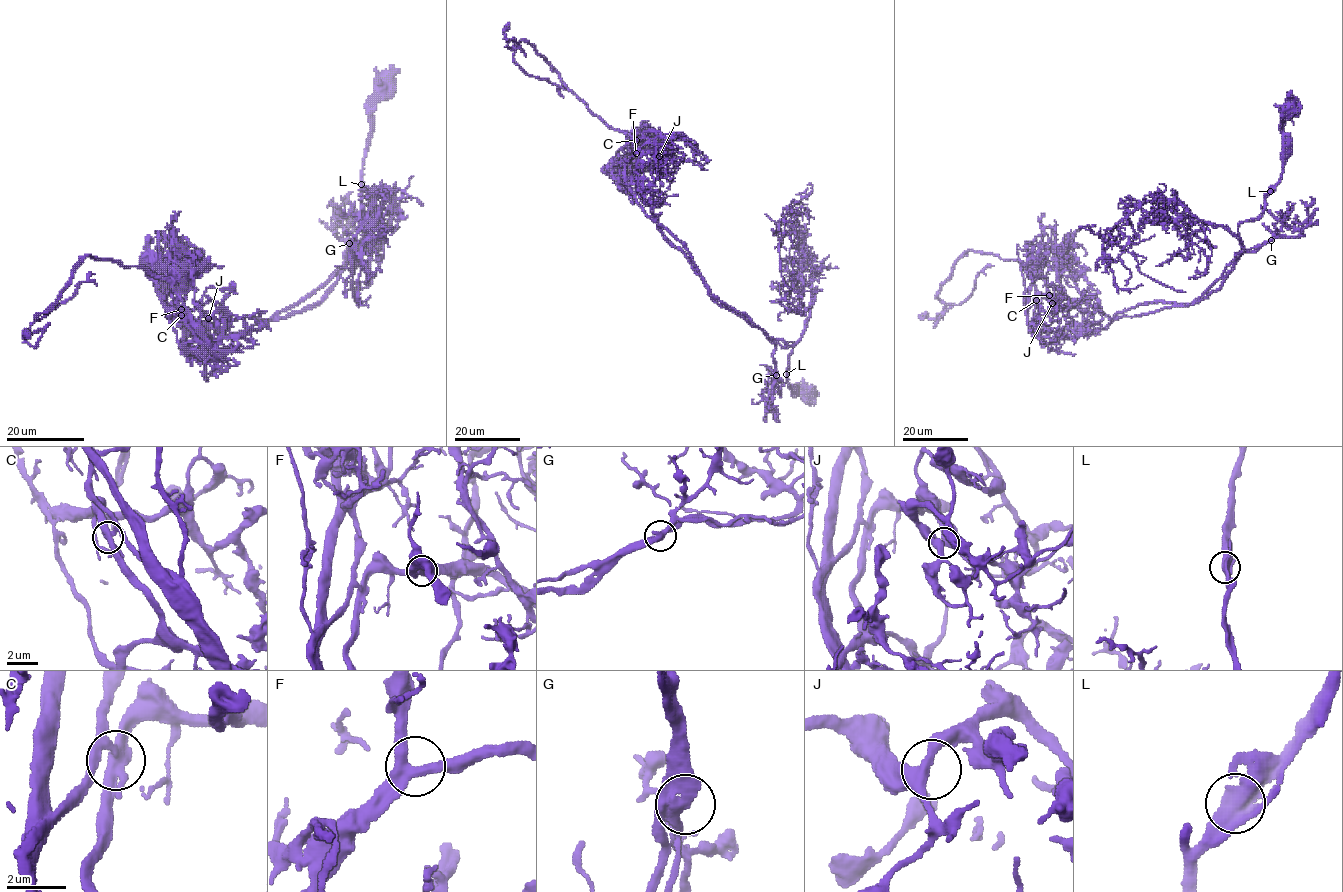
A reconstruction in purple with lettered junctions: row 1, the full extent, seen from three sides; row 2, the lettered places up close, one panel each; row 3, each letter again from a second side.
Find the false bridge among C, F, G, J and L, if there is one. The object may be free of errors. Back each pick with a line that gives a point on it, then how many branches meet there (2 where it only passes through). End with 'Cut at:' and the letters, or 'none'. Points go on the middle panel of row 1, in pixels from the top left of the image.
C: Place: (636, 140). Branches: 3
Cut at: C

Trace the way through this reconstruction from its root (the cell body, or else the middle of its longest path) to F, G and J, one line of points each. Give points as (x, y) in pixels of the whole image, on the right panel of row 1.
F: (1286, 112), (1281, 181), (1264, 210), (1239, 224), (1243, 250), (1200, 297), (1110, 318), (1085, 303), (1049, 295)
G: (1286, 112), (1281, 123), (1281, 178), (1266, 197), (1264, 210), (1239, 224), (1239, 254), (1256, 251), (1271, 240)
J: (1286, 112), (1281, 181), (1264, 210), (1239, 224), (1243, 250), (1200, 297), (1113, 318), (1048, 295), (1052, 303)

